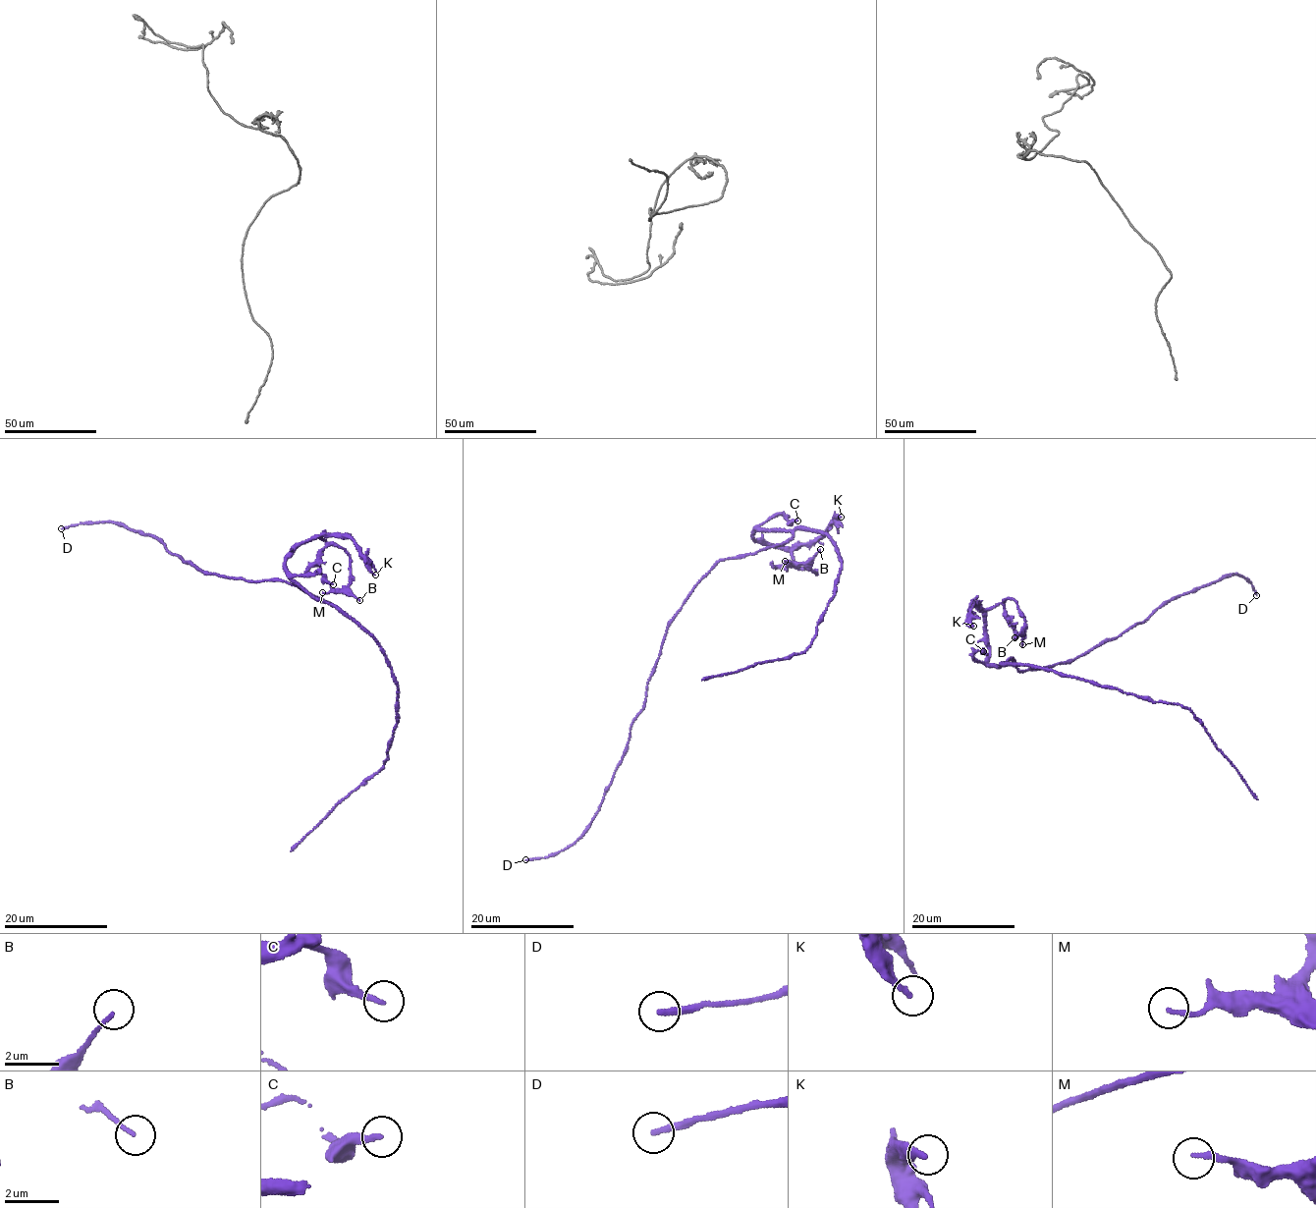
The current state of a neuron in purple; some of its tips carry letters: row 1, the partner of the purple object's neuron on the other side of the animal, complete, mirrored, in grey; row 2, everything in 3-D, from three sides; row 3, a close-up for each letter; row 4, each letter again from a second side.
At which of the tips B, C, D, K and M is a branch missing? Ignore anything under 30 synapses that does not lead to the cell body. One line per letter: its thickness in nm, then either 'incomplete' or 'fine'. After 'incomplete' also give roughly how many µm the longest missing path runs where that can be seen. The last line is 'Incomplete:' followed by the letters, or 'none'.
B: 110 nm thick; fine
C: 220 nm thick; fine
D: 240 nm thick; incomplete; about 140 µm are missing
K: 240 nm thick; fine
M: 170 nm thick; fine
Incomplete: D

